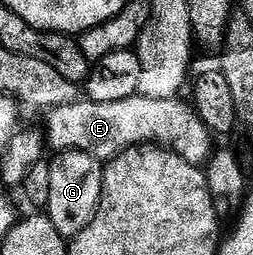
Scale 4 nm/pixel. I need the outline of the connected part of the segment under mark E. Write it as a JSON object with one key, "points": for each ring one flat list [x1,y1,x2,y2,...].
{"points":[[144,98,91,102,75,100,67,106,56,106,46,118,46,134,51,151,79,150,95,160,109,160,130,146,154,143,176,152,188,164,202,168,216,149,215,135,200,120,189,101,177,98]]}

